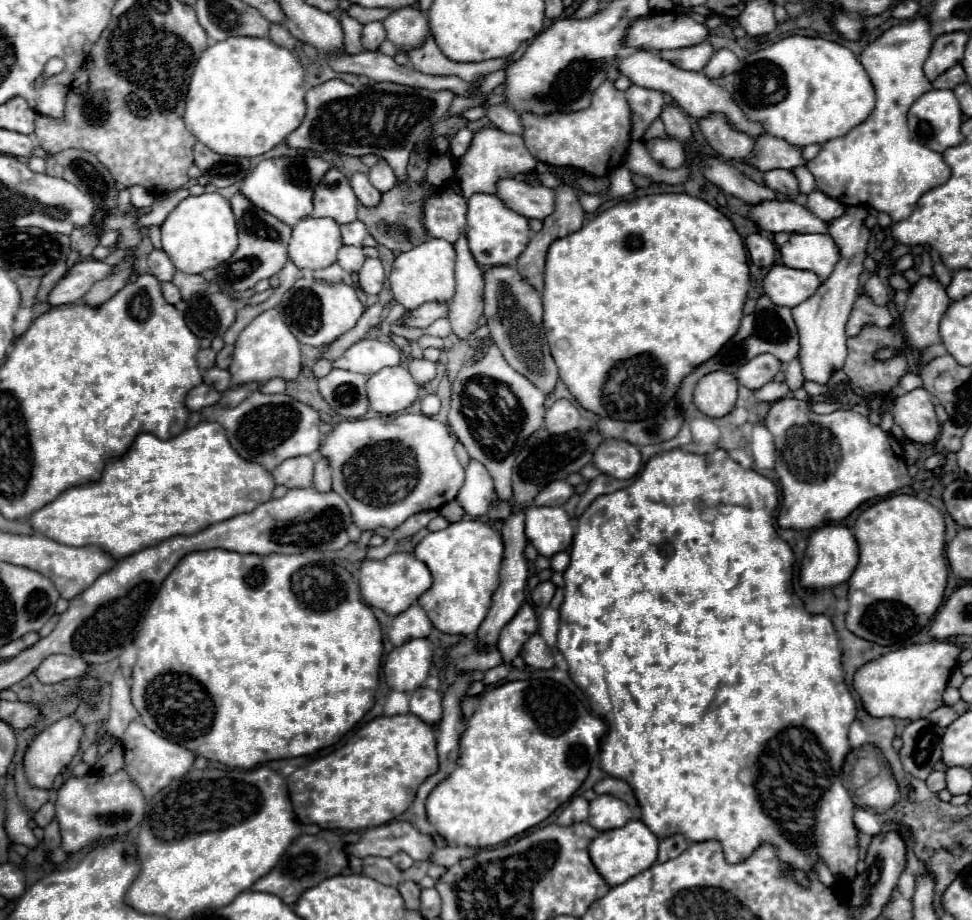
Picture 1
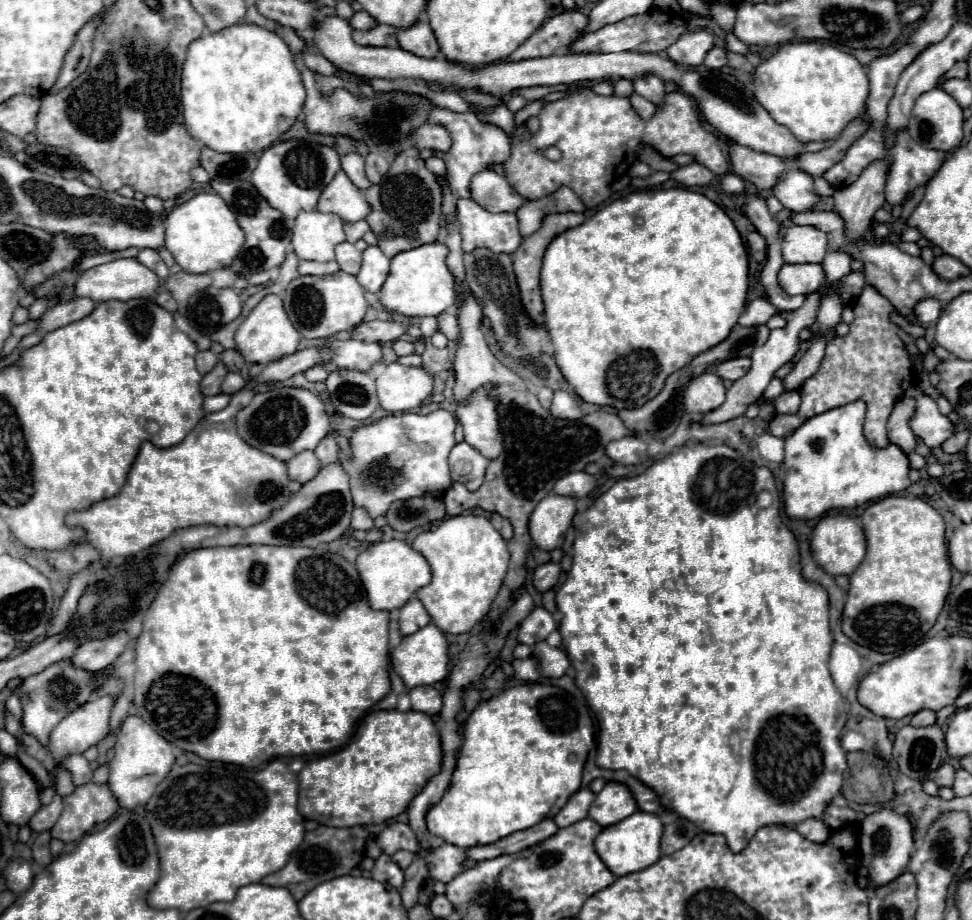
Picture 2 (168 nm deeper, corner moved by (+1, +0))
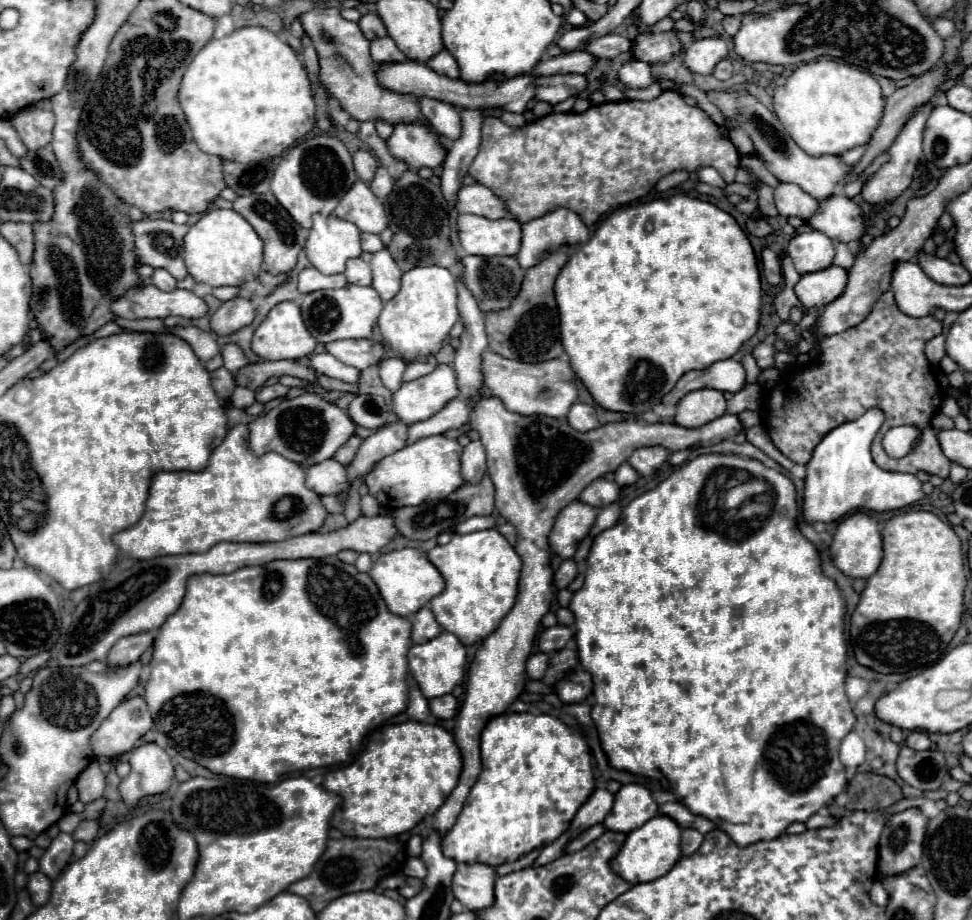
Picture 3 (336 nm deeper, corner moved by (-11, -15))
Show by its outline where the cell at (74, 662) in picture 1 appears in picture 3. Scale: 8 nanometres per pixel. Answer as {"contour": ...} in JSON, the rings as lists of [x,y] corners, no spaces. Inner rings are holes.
{"contour":[[[144,631],[140,635],[128,635],[120,639],[108,653],[106,661],[112,665],[128,665],[140,659],[140,655],[154,643],[154,633]]]}

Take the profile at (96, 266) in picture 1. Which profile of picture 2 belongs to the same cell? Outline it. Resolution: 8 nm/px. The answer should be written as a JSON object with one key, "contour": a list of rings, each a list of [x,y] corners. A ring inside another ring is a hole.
{"contour":[[[120,258],[120,260],[112,260],[108,264],[90,268],[86,272],[82,272],[74,284],[74,296],[88,296],[96,302],[104,302],[104,300],[130,300],[130,298],[154,298],[156,290],[160,288],[160,278],[144,268],[144,264],[140,264],[134,258]]]}

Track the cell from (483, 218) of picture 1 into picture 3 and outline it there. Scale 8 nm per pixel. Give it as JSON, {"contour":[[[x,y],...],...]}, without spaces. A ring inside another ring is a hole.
{"contour":[[[458,215],[460,249],[466,255],[516,255],[520,249],[520,223],[512,217],[486,219],[480,215]]]}

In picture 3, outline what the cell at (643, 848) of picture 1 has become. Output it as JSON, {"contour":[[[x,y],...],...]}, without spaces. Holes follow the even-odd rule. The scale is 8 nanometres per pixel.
{"contour":[[[656,815],[644,827],[638,827],[636,831],[630,831],[626,837],[626,843],[622,845],[620,853],[614,857],[612,867],[620,877],[624,877],[630,883],[644,883],[654,881],[662,875],[666,875],[674,863],[680,859],[680,825],[674,819],[668,819],[668,815]]]}

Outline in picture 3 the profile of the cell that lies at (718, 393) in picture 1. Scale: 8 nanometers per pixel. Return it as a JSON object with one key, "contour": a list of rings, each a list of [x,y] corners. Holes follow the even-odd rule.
{"contour":[[[700,389],[700,391],[690,391],[680,399],[676,405],[676,415],[674,421],[680,427],[686,429],[696,429],[702,427],[726,413],[726,399],[722,391],[716,389]]]}

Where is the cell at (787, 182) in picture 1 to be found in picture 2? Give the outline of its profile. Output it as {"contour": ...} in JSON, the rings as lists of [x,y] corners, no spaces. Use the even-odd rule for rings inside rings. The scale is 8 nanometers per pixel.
{"contour":[[[786,170],[772,188],[772,194],[792,212],[812,210],[818,202],[818,196],[812,190],[812,176],[802,170]]]}

